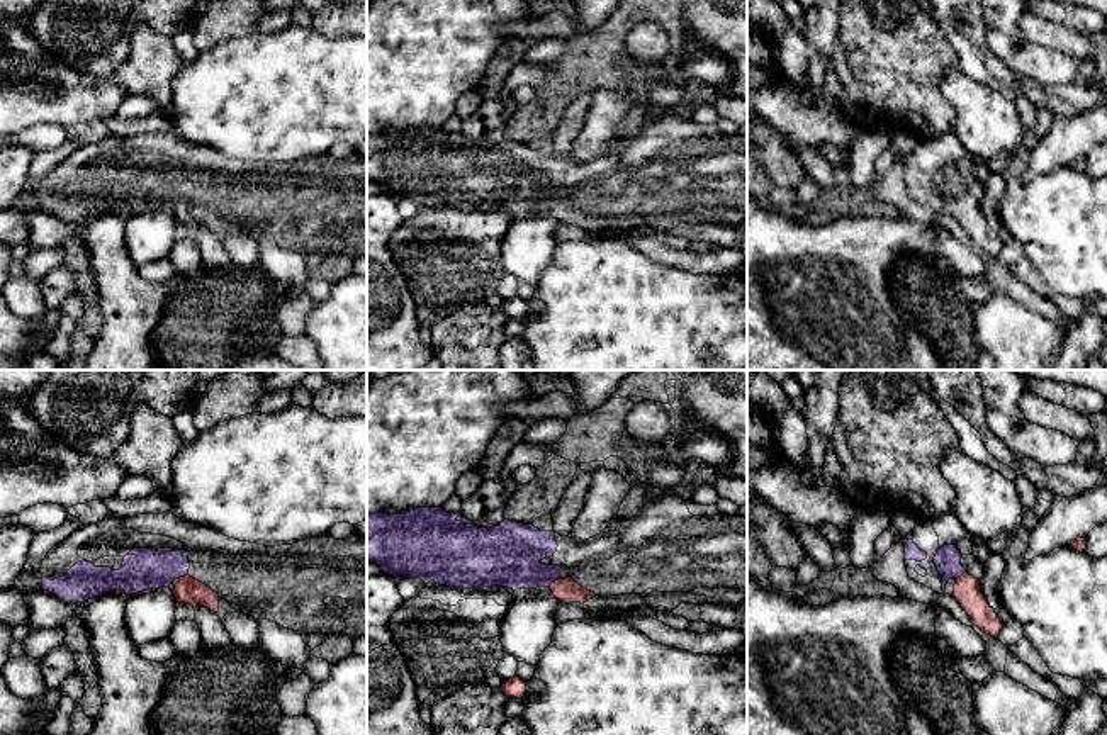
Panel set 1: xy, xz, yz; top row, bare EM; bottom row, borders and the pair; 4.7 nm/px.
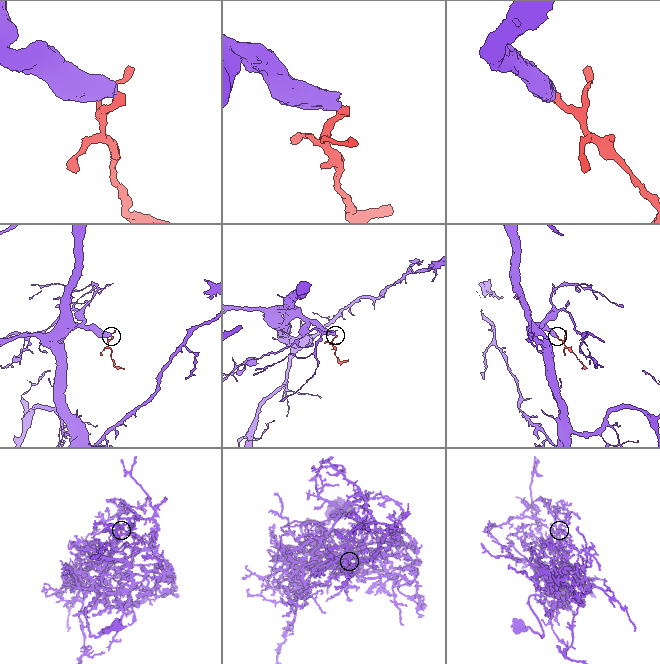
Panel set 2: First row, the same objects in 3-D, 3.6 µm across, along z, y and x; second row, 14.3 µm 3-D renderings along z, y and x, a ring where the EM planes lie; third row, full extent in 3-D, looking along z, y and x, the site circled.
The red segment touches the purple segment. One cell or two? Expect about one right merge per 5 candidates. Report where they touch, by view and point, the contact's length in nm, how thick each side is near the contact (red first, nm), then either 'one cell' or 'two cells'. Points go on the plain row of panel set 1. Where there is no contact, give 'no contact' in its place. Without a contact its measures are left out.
meets red in xy at (180, 197); contact 90 nm long; 120 nm thick on the red side, 200 nm on the other; one cell

